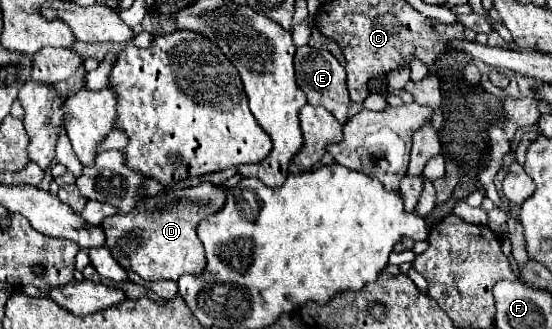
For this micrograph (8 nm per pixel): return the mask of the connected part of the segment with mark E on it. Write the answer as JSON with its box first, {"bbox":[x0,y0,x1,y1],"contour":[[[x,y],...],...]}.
{"bbox":[295,45,349,123],"contour":[[[309,45],[299,47],[295,53],[295,75],[297,75],[297,85],[303,89],[307,95],[309,105],[321,105],[329,113],[335,115],[341,123],[347,121],[347,107],[349,107],[349,91],[345,85],[345,69],[341,63],[325,49],[313,49]]]}

